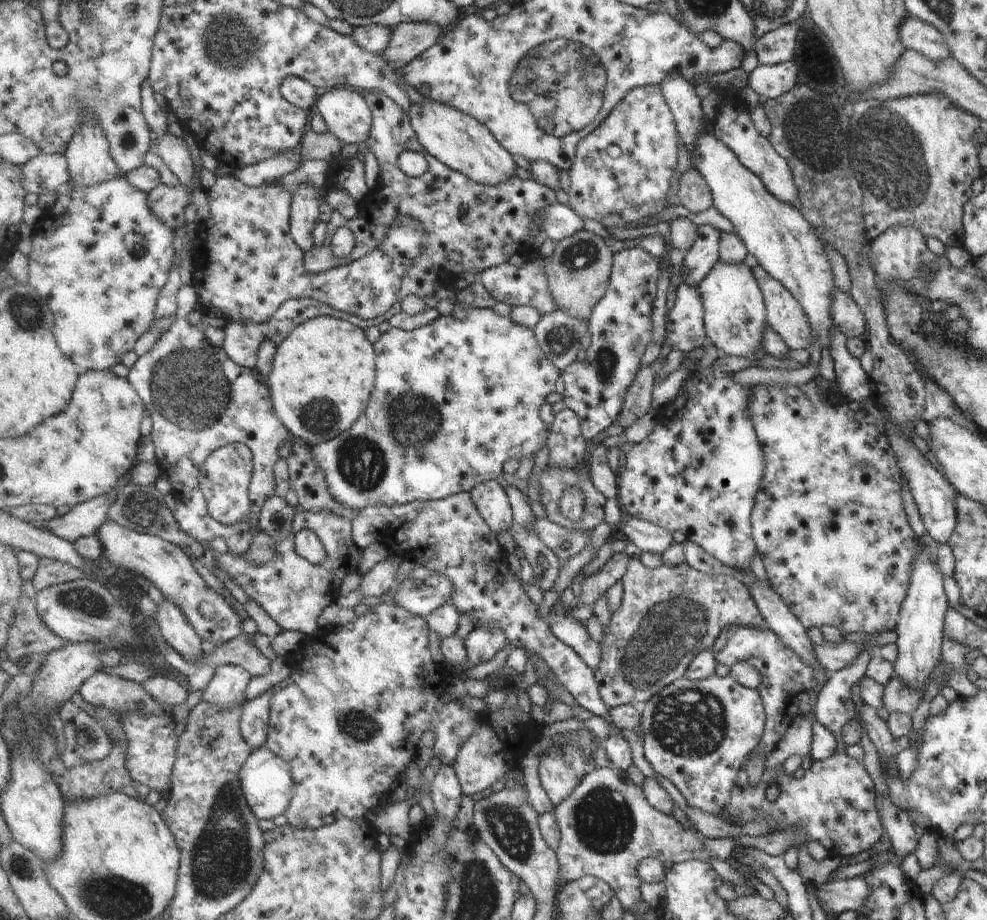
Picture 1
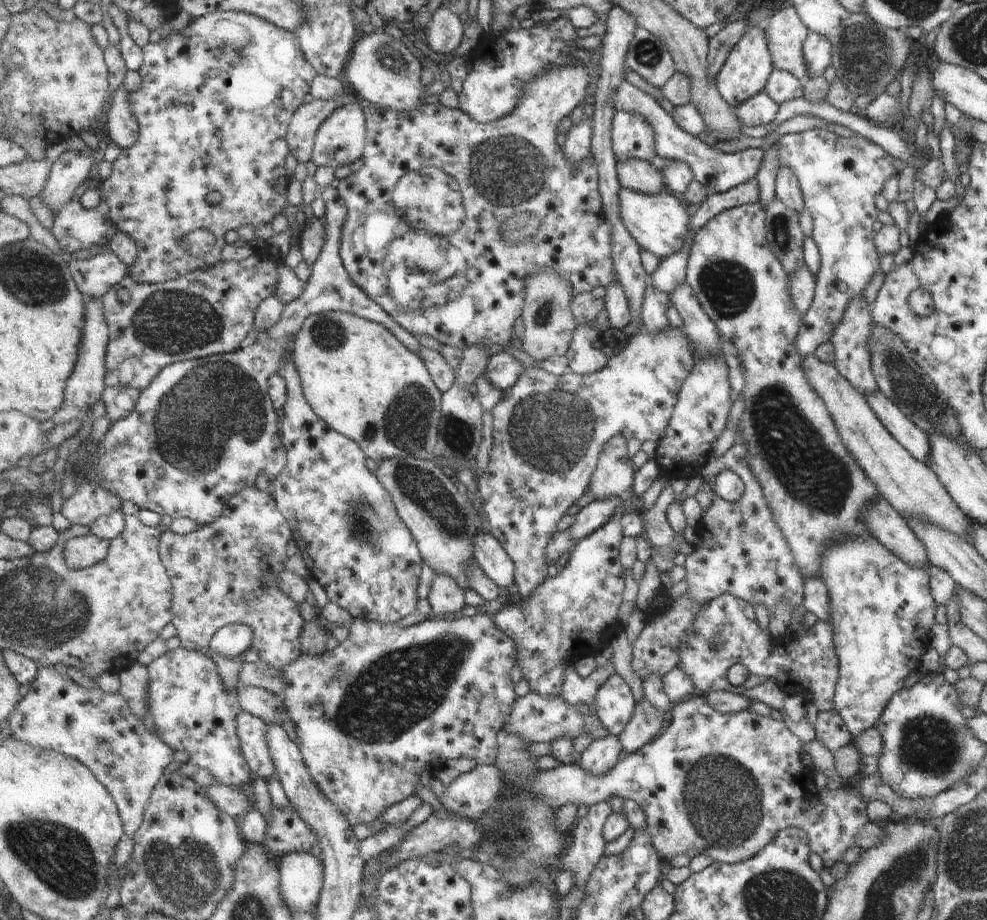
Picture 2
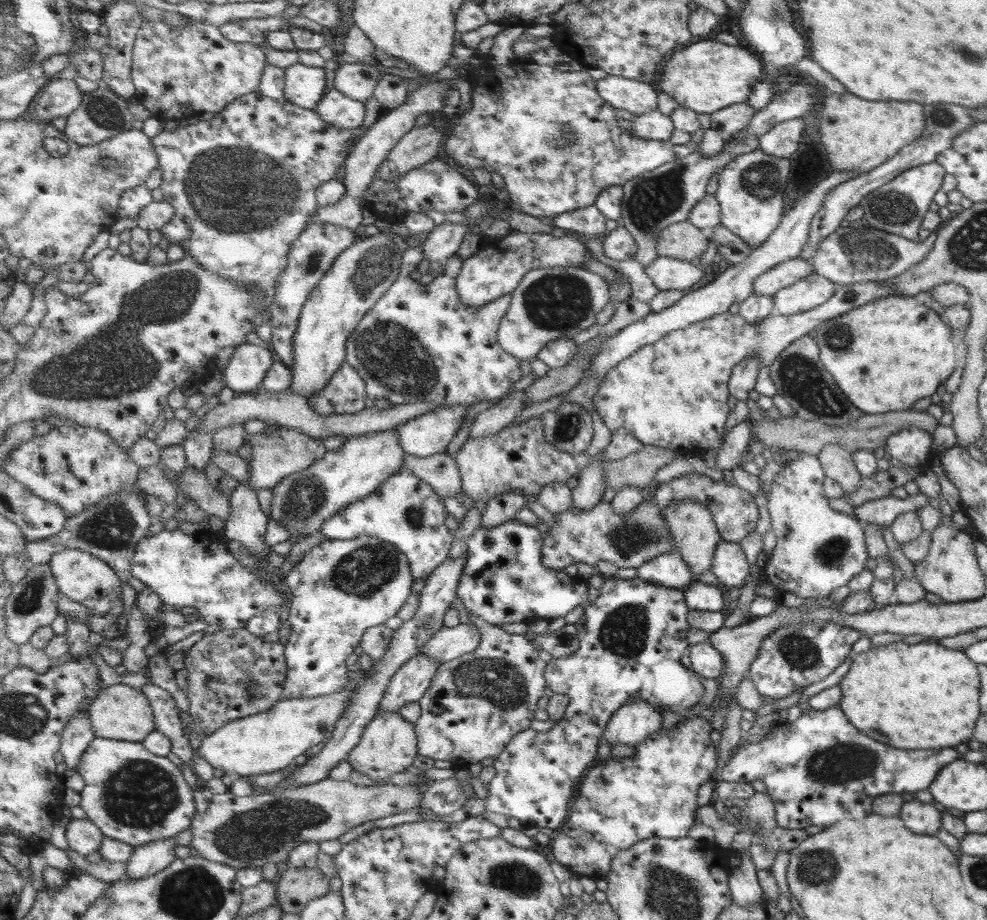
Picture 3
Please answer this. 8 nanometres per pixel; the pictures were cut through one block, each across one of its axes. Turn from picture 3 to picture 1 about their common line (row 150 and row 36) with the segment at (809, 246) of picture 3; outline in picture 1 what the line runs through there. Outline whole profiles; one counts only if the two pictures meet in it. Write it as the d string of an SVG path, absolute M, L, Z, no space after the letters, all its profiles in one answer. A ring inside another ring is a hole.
M907 14L898 26L898 35L905 49L915 49L933 62L952 57L944 36L930 24Z

